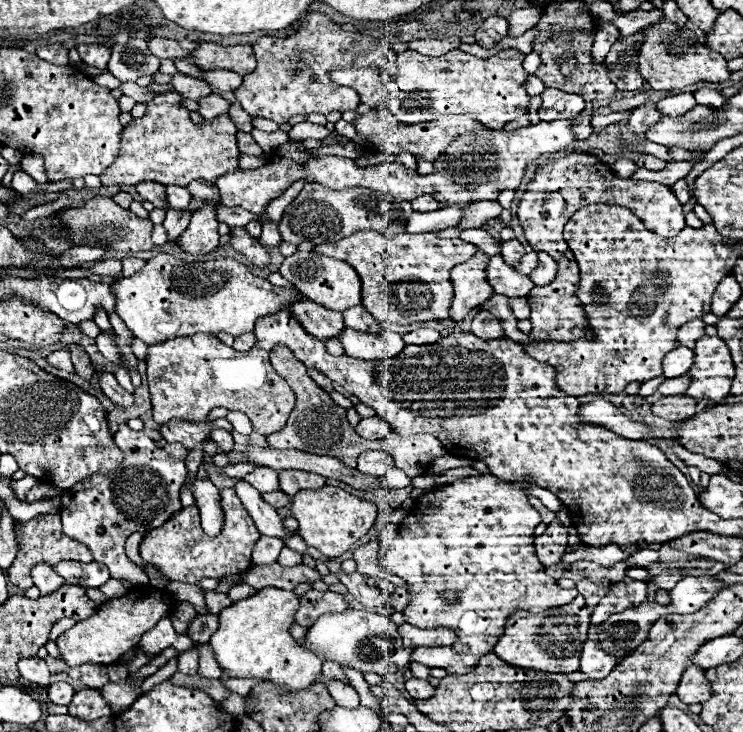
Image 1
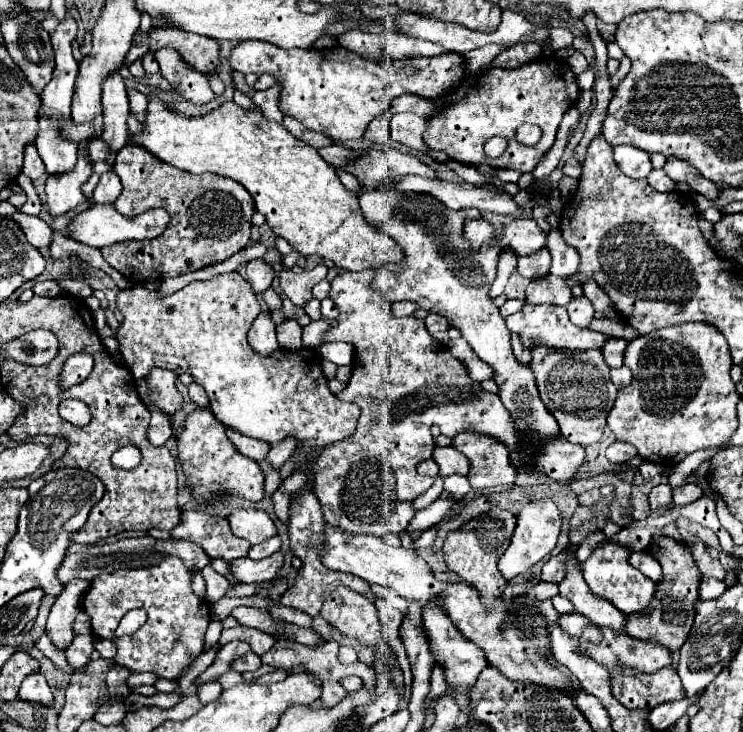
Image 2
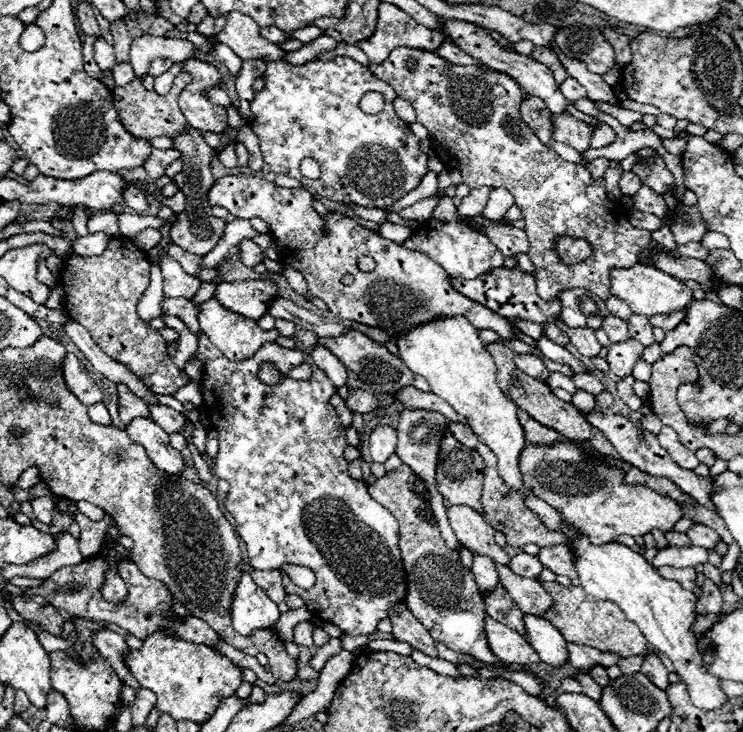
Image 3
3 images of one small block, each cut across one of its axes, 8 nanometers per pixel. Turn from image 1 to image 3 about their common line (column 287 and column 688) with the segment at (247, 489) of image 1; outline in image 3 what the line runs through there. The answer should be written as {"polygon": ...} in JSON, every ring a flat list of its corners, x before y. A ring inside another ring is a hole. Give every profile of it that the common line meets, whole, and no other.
{"polygon":[[692,524,692,528,686,532,686,536,690,538,692,546,700,546,706,550,714,548,720,542,720,536,706,524]]}

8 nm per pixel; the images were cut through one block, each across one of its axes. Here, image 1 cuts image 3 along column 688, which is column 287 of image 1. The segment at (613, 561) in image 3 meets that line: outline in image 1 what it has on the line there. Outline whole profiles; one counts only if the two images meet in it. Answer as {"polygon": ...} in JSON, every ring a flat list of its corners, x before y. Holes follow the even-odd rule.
{"polygon":[[264,588,222,610,218,630,208,642,220,668,230,672,232,678,260,678,262,682,272,682,286,694,308,690,320,676,322,660,290,636,296,608,298,596,292,590]]}

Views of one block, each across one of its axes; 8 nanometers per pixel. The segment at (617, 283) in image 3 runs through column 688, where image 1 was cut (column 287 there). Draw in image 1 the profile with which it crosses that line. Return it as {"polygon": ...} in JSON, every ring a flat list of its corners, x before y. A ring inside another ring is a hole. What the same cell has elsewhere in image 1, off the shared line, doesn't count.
{"polygon":[[158,254,146,262,146,266,124,280,112,284,116,294,116,312,126,322,130,332,146,344,160,344,166,340,194,336,198,332,208,332,218,338,220,332,226,332,234,338,252,332,254,322,260,316,278,312,278,308,296,302,296,292,280,286,272,286,268,280,262,280,248,272,248,268,236,260,212,260,212,262,182,262,168,254]]}

